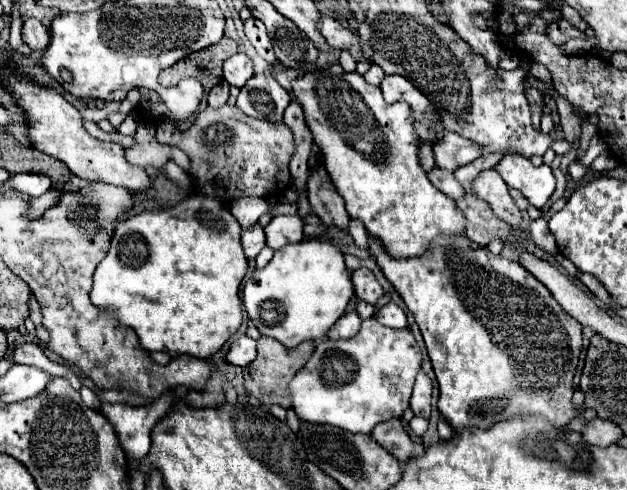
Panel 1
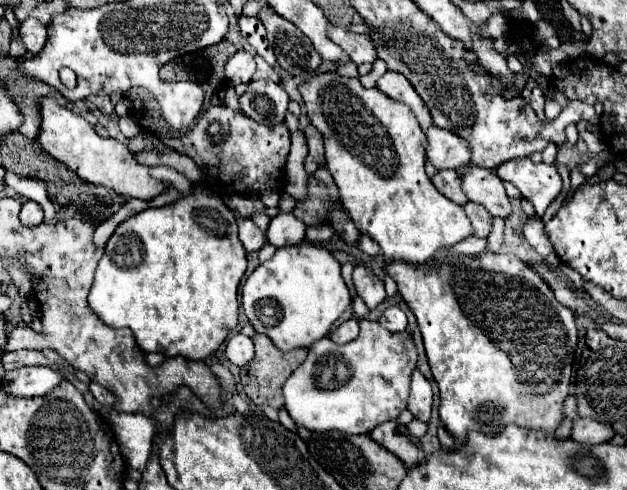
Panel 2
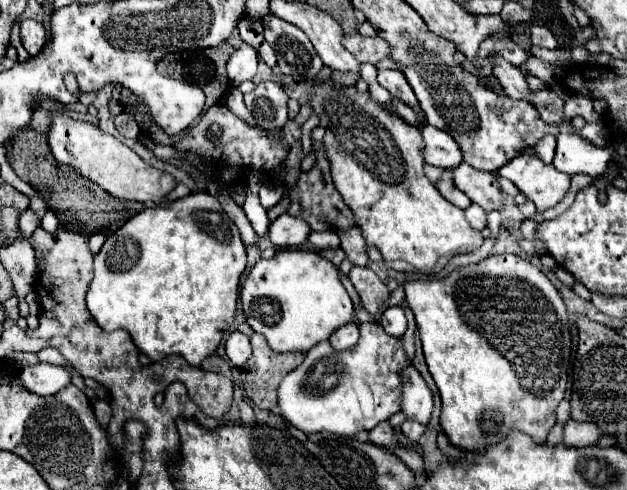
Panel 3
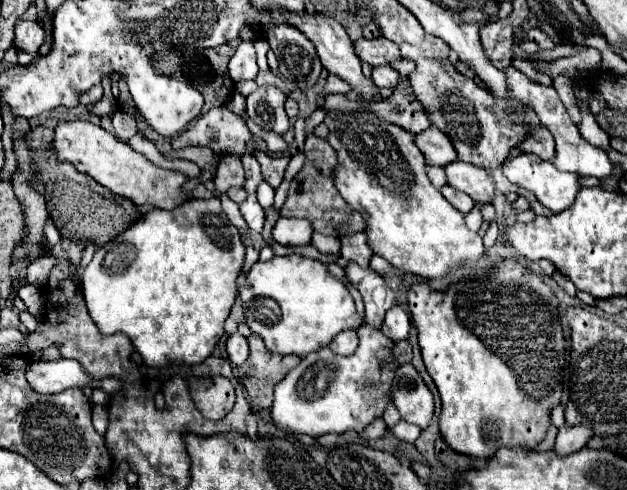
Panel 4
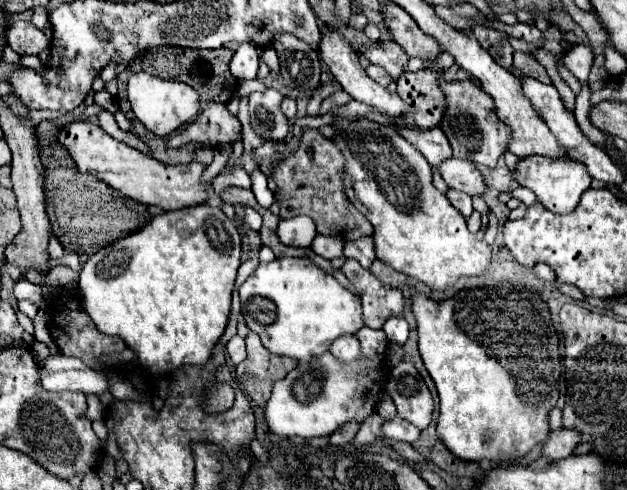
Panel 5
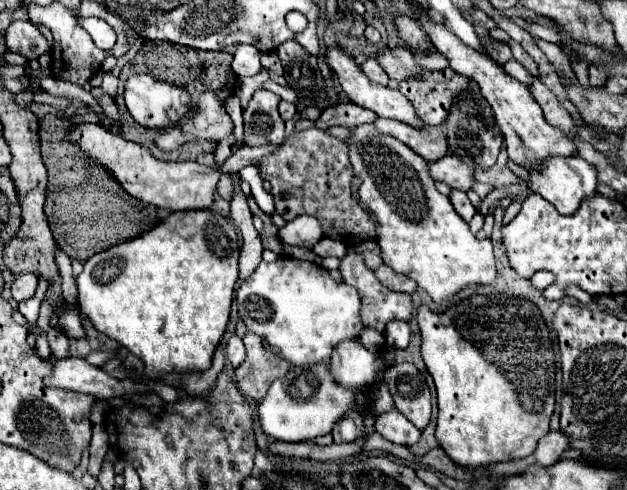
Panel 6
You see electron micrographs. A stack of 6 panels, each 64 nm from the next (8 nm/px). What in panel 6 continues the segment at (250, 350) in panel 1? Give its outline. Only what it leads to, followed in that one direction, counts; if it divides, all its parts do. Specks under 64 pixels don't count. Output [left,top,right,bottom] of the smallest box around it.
[226,336,246,368]

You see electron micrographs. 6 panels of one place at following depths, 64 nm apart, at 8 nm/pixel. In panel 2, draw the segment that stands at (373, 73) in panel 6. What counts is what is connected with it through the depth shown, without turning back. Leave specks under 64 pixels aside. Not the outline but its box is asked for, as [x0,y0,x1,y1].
[378,72,432,132]

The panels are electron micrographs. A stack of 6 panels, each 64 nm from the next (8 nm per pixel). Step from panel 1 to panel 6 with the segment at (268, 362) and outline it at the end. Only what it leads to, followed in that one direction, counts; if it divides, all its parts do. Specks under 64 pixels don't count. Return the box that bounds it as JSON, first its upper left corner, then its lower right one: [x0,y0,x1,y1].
[236,332,290,402]

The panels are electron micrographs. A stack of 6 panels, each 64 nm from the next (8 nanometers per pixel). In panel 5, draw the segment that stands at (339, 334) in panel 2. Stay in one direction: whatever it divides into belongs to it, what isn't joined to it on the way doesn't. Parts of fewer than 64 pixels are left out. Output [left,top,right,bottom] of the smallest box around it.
[330,334,360,362]

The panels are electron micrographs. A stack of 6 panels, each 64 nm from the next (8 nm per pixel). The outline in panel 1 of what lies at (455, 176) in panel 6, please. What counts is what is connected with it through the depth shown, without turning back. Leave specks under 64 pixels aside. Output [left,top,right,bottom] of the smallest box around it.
[472,170,522,228]

